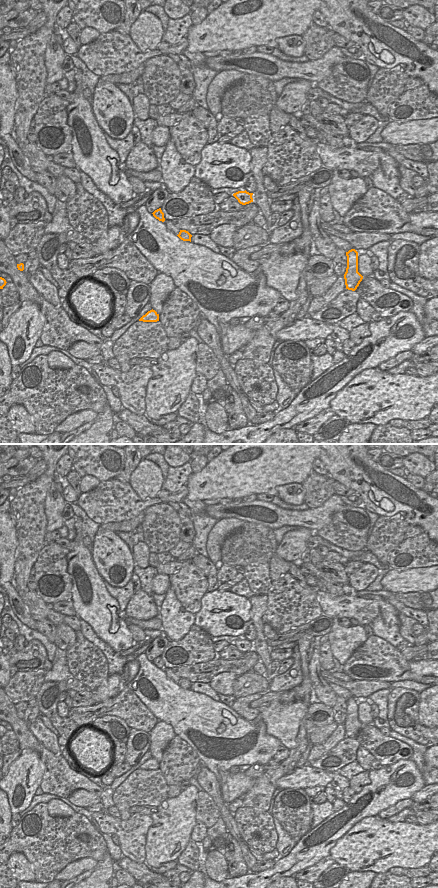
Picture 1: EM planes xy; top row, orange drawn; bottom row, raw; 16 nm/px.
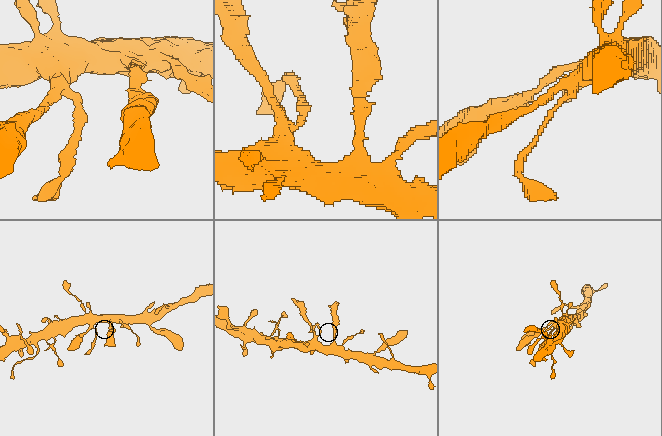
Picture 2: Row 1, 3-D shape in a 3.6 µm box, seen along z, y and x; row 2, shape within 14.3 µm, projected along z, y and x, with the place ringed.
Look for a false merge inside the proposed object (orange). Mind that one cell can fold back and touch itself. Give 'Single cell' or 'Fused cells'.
Single cell

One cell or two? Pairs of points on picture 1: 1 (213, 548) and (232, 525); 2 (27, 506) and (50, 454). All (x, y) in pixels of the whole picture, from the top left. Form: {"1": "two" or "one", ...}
{"1": "one", "2": "one"}

